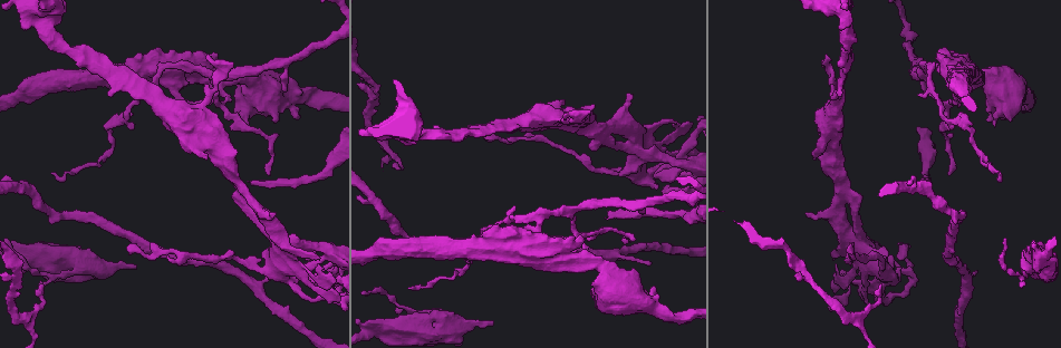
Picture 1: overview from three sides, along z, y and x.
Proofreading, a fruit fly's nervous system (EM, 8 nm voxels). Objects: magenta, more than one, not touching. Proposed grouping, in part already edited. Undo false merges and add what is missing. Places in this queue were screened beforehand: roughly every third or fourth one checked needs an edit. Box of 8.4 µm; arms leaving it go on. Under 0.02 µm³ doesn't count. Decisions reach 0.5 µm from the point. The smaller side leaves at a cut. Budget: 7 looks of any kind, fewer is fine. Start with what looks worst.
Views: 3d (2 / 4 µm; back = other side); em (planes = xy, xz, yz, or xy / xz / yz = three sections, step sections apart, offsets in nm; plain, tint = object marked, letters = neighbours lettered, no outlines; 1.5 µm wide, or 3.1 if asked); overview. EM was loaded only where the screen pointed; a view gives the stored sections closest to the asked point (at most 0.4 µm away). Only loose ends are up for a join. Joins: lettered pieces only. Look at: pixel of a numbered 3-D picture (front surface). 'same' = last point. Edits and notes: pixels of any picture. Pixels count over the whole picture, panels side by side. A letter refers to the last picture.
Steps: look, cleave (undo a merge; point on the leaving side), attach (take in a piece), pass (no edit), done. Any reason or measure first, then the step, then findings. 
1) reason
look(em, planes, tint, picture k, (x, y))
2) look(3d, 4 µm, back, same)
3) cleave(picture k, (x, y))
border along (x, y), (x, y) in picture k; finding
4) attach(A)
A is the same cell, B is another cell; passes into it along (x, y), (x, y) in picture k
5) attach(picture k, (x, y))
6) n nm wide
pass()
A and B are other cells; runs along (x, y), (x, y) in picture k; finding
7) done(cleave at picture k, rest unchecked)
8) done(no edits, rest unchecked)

a fork
look(em, xy, step 8, letters, picture 1, (658, 177))

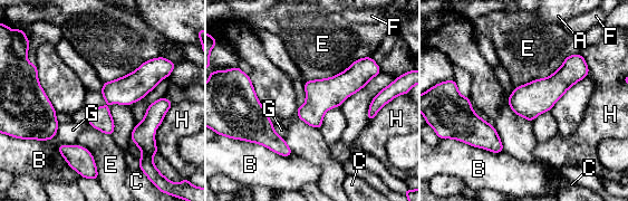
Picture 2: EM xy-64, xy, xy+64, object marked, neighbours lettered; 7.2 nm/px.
pass()
A, B, C, E, F, G and H are other cells; border along (580, 54), (514, 89) in picture 2; all the same neuron

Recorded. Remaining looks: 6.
branch stops here
look(em, xz, step 8, letters, picture 1, (650, 264))

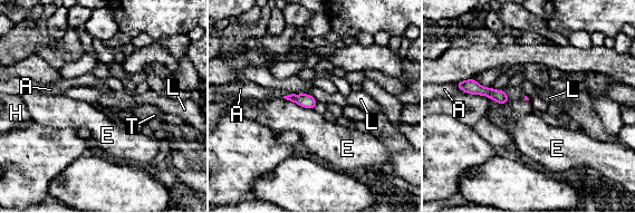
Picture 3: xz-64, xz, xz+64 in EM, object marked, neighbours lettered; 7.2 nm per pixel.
pass()
A, E, H, L and T are other cells; border along (284, 95), (309, 94), (317, 104) in picture 3; none of them fits

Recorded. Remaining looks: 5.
thin end
look(3d, 2 µm, picture 1, (397, 167))

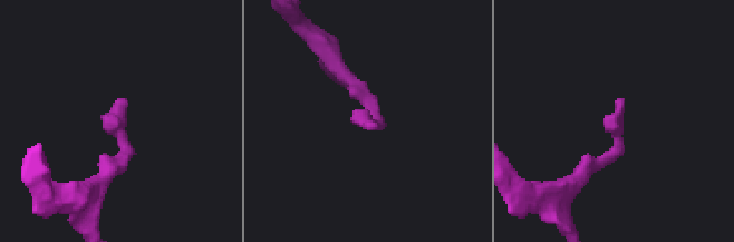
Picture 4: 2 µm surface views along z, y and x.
need the tissue
look(em, planes, letters, picture 4, (370, 126))

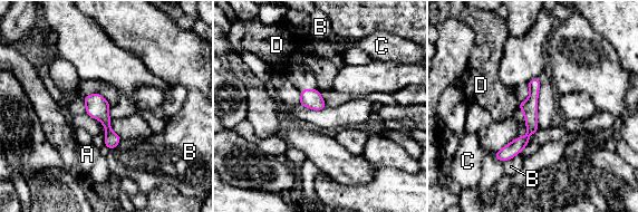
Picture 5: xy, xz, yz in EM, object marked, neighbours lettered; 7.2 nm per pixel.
pass()
A, B, C and D are other cells; border along (518, 104), (519, 108) in picture 5; none of them fits

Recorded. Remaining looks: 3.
done(no edits, rest unchecked)

